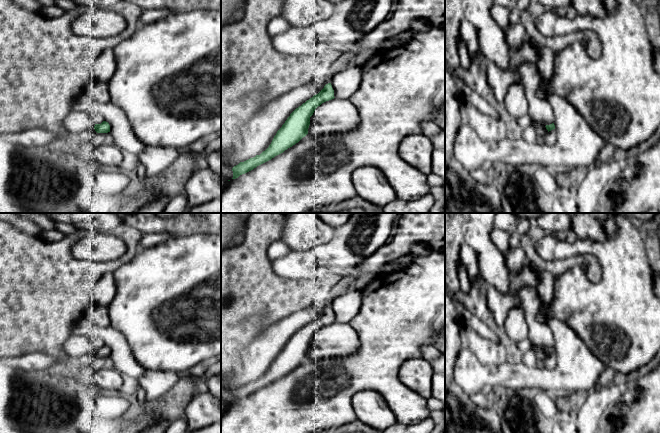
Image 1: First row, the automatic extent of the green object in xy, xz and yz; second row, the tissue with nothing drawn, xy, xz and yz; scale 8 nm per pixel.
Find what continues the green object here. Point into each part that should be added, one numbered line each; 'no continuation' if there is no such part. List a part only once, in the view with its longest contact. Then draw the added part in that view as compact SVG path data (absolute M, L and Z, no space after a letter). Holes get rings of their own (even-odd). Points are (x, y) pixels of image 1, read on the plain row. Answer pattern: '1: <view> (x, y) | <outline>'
no continuation

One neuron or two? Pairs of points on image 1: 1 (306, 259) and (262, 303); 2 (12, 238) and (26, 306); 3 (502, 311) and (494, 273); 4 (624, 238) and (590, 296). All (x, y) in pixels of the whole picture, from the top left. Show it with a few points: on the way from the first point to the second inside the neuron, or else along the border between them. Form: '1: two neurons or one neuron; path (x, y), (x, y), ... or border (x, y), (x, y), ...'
1: two neurons; border (271, 261), (272, 268), (278, 275), (301, 280)
2: one neuron; path (12, 255), (12, 289)
3: two neurons; border (510, 273), (509, 288), (505, 292), (490, 286)
4: one neuron; path (624, 253), (624, 265), (605, 284)

